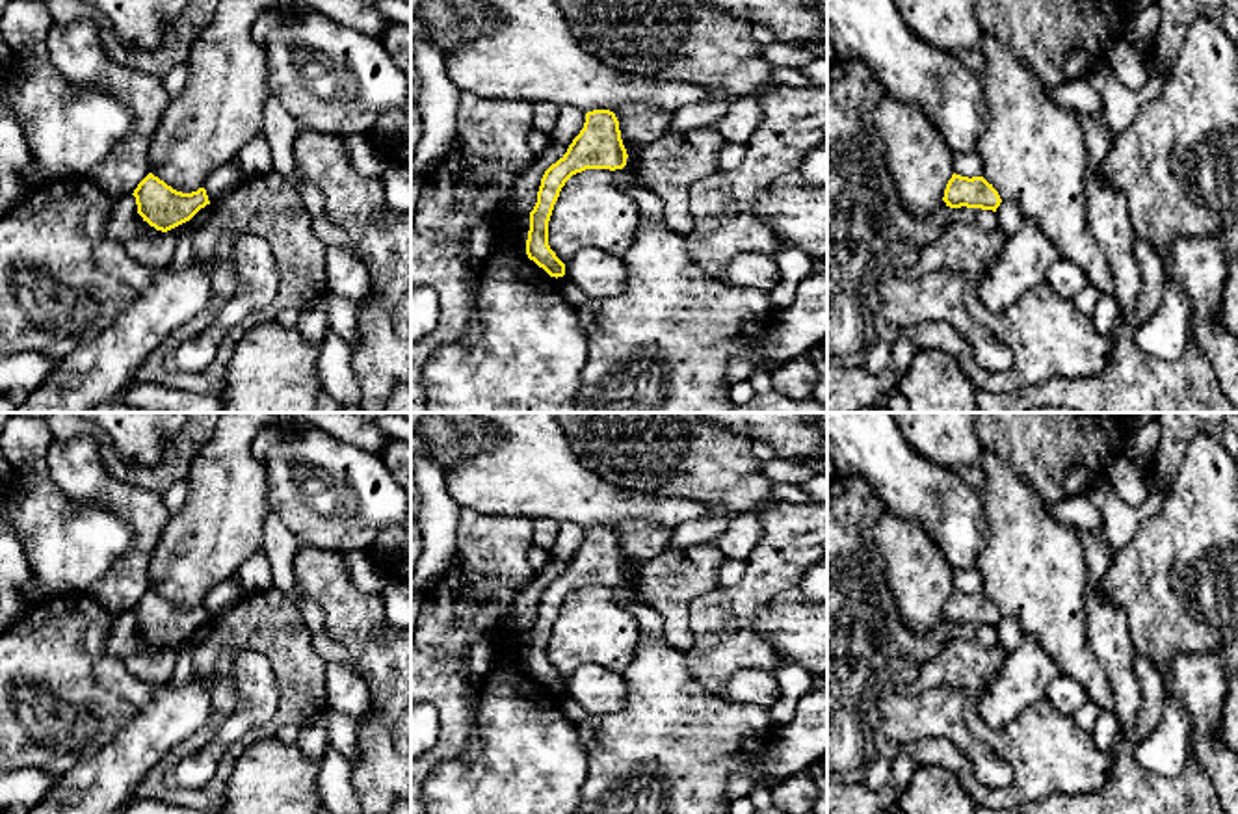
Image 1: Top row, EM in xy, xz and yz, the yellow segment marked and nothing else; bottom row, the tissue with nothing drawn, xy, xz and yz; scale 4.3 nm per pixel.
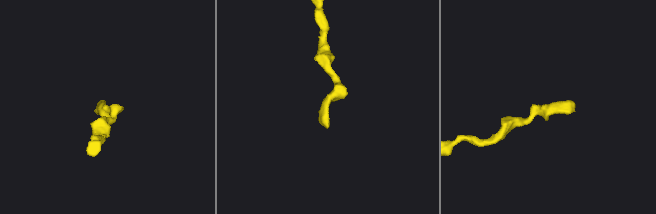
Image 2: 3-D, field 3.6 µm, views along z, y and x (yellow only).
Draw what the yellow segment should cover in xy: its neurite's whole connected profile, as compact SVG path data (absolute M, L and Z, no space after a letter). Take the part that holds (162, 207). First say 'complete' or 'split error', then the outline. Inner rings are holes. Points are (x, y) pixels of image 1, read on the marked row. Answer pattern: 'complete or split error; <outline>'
complete; M149 173L134 190L138 214L156 230L167 232L190 221L201 208L210 204L206 190L182 193Z

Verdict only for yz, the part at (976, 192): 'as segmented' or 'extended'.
as segmented

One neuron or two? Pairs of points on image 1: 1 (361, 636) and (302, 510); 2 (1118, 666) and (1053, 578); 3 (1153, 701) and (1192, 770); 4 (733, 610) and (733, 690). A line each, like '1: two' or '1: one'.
1: two
2: two
3: one
4: two

